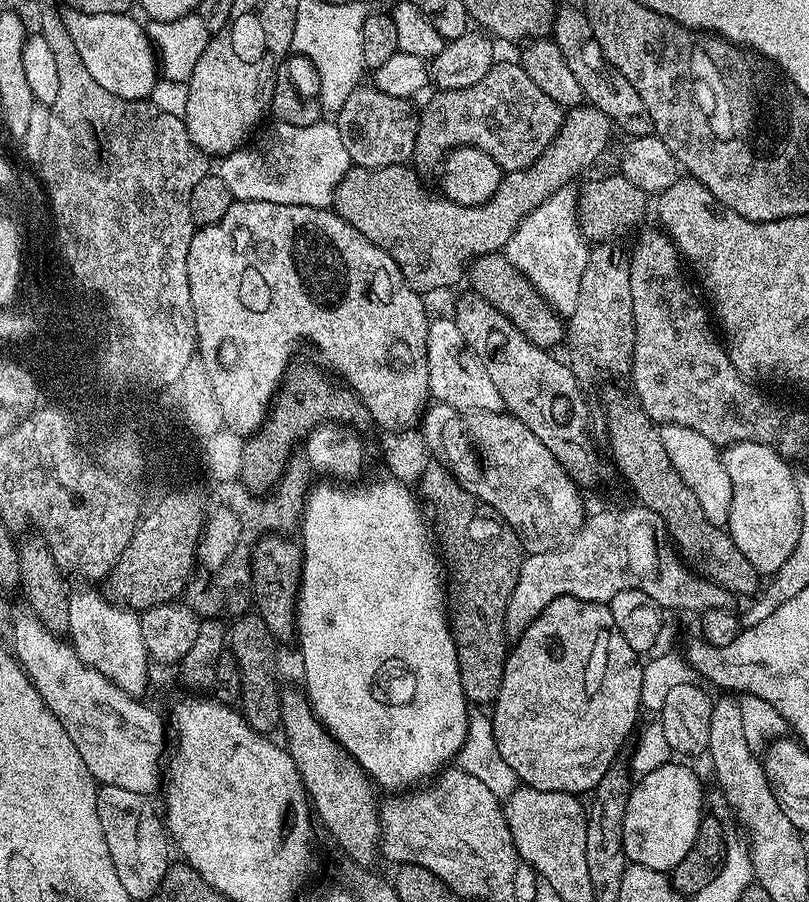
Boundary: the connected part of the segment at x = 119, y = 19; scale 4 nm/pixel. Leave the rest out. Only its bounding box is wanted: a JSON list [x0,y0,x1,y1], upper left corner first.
[64,10,158,101]

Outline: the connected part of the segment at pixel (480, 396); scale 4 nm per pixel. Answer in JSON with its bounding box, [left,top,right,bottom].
[426,319,505,412]

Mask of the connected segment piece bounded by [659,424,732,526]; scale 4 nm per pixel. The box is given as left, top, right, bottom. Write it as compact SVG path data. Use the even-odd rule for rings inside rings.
M666 424L659 429L659 433L674 470L678 470L682 482L686 482L686 486L694 490L694 498L698 498L702 514L706 514L712 524L727 525L732 501L732 483L730 476L726 474L721 449L712 444L710 438L698 434L698 430L690 430L686 426Z

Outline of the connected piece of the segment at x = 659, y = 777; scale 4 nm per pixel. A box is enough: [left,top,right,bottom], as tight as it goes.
[622,762,706,873]

